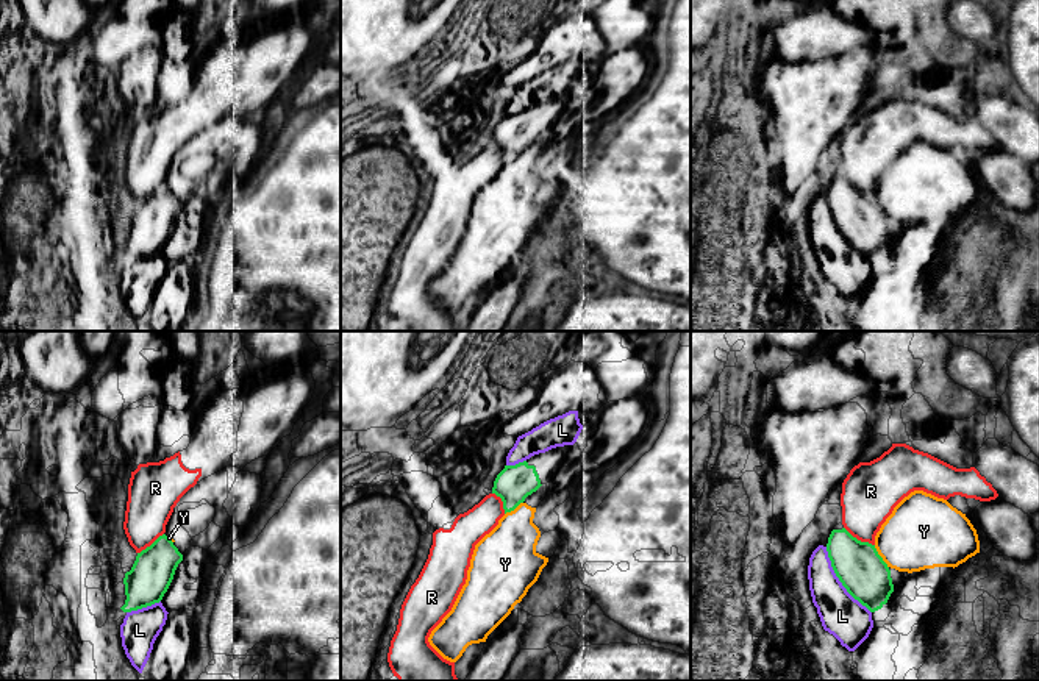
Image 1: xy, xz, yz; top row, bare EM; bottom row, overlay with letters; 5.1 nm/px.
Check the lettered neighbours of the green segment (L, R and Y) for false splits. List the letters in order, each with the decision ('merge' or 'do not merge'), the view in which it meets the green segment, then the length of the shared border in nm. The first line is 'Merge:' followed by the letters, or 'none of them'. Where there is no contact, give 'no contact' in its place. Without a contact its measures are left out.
Merge: none of them
L: do not merge; contact in yz; length 420 nm
R: do not merge; contact in yz; length 190 nm
Y: do not merge; contact in yz; length 140 nm

